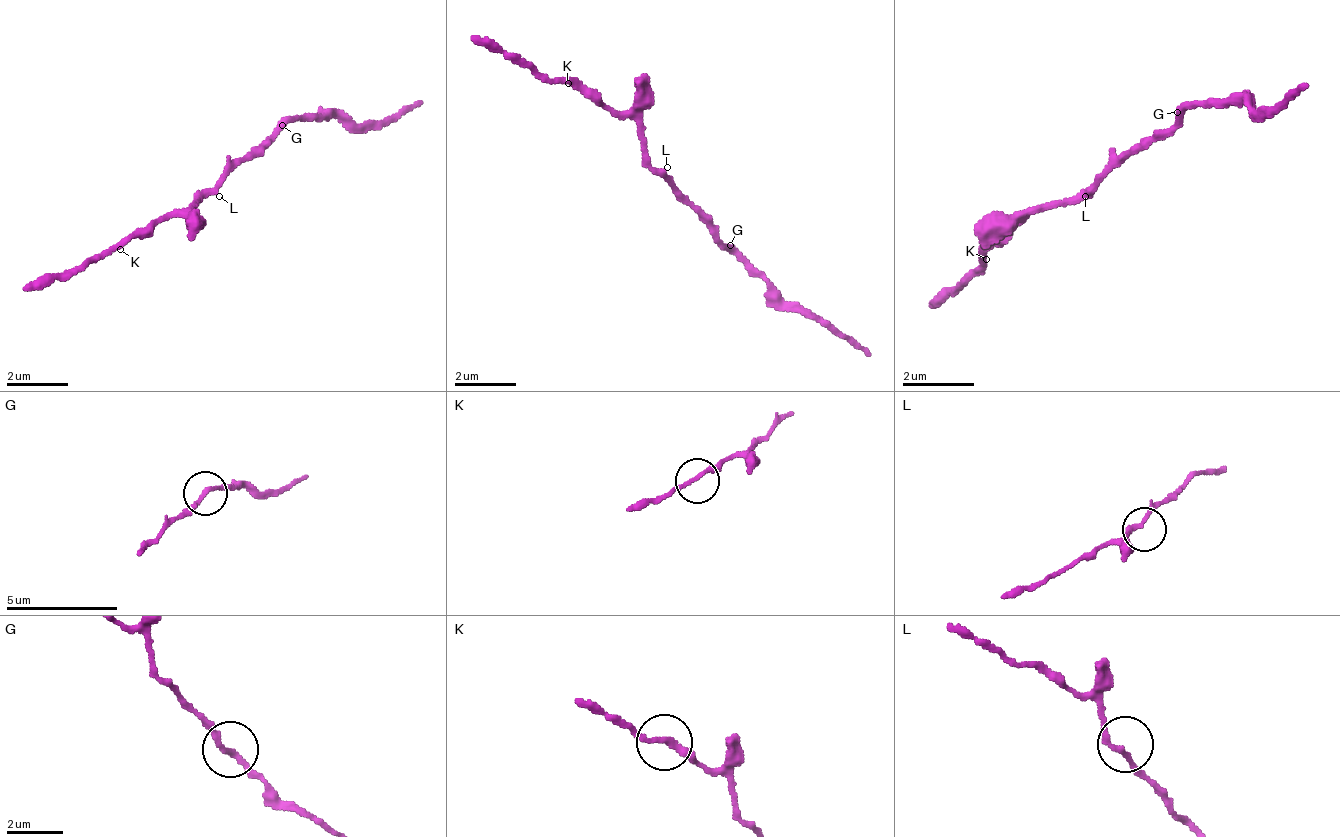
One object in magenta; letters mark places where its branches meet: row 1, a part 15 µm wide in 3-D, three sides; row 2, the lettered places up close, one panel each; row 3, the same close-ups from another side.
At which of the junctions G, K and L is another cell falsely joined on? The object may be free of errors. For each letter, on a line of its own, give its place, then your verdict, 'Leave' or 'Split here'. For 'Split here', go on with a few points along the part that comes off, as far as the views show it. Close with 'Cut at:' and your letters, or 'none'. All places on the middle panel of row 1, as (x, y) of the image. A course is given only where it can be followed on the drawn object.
G: Place: (730, 245). Leave
K: Place: (568, 83). Leave
L: Place: (667, 167). Leave
Cut at: none

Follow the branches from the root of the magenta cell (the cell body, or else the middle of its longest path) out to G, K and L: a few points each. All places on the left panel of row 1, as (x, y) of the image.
G: (219, 180), (249, 150), (257, 150), (280, 127)
K: (219, 180), (196, 203), (173, 211), (158, 226), (135, 234), (120, 249)
L: (219, 180), (219, 196)

